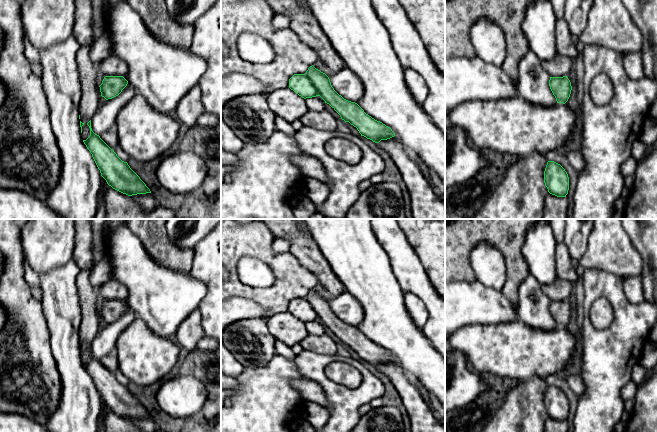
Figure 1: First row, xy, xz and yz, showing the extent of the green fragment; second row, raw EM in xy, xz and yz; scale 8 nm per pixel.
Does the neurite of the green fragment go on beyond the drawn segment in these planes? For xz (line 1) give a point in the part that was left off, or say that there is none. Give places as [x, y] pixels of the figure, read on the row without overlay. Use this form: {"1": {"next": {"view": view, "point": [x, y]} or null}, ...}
{"1": {"next": null}}

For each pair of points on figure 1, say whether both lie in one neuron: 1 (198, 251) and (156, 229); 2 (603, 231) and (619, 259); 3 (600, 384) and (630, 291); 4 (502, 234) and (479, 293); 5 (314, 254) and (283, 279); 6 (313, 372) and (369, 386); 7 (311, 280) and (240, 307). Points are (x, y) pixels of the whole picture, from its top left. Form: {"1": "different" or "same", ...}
{"1": "different", "2": "same", "3": "different", "4": "different", "5": "different", "6": "same", "7": "different"}

